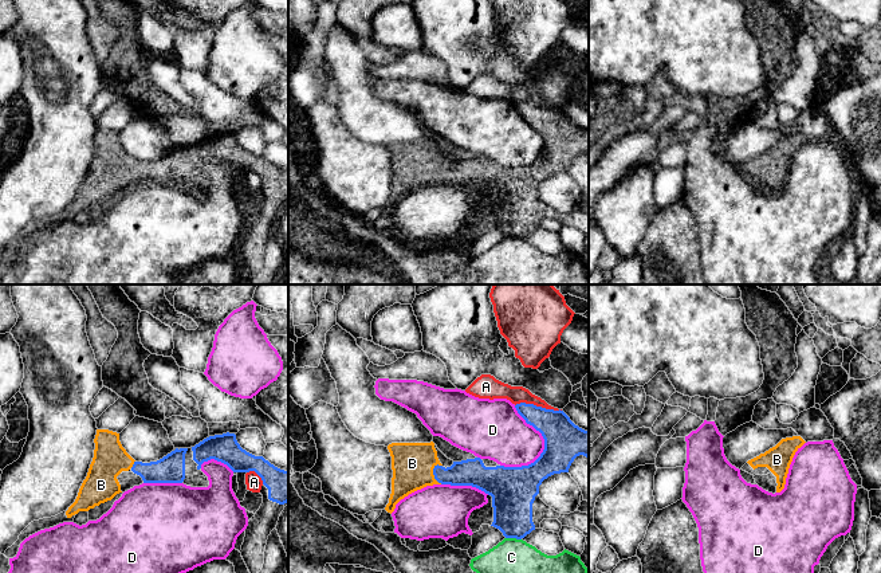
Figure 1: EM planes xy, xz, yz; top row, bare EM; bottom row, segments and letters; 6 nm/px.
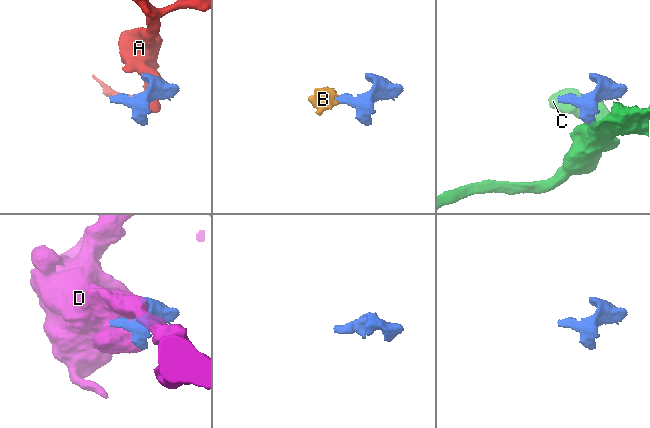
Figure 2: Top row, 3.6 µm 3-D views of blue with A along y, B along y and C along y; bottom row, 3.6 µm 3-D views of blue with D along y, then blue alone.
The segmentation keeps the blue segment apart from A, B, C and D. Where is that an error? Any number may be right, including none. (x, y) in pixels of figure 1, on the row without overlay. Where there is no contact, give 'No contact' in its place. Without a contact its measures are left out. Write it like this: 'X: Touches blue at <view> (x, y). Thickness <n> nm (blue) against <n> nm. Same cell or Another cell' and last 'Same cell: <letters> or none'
A: Touches blue at xz (538, 106). Thickness 220 nm (blue) against 110 nm. Another cell
B: Touches blue at xz (433, 173). Thickness 160 nm (blue) against 260 nm. Same cell
C: Touches blue at xz (514, 236). Thickness 260 nm (blue) against 440 nm. Another cell
D: Touches blue at xz (545, 146). Thickness 240 nm (blue) against 320 nm. Another cell
Same cell: B

